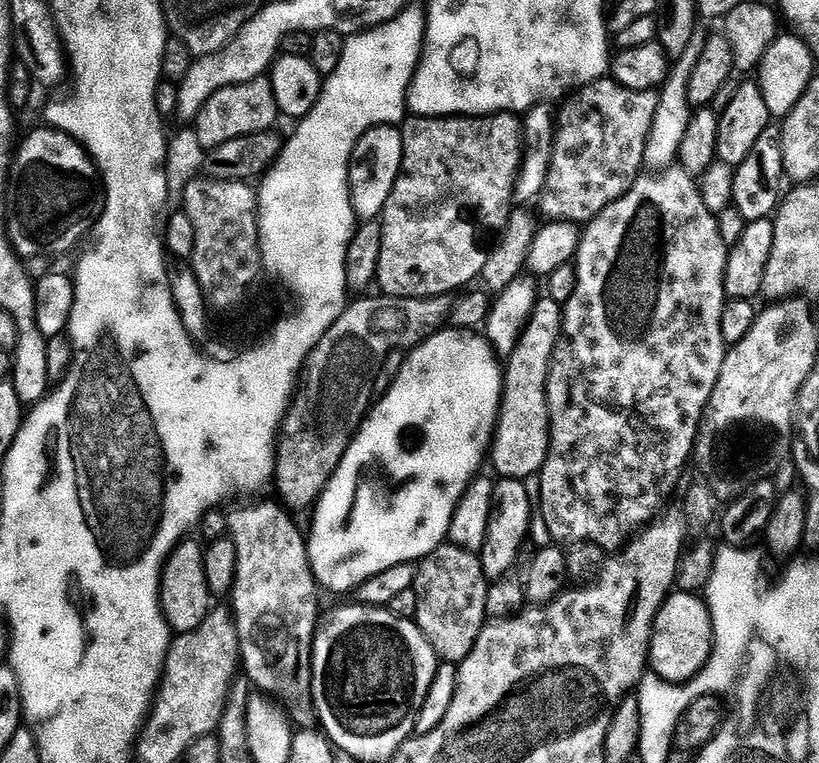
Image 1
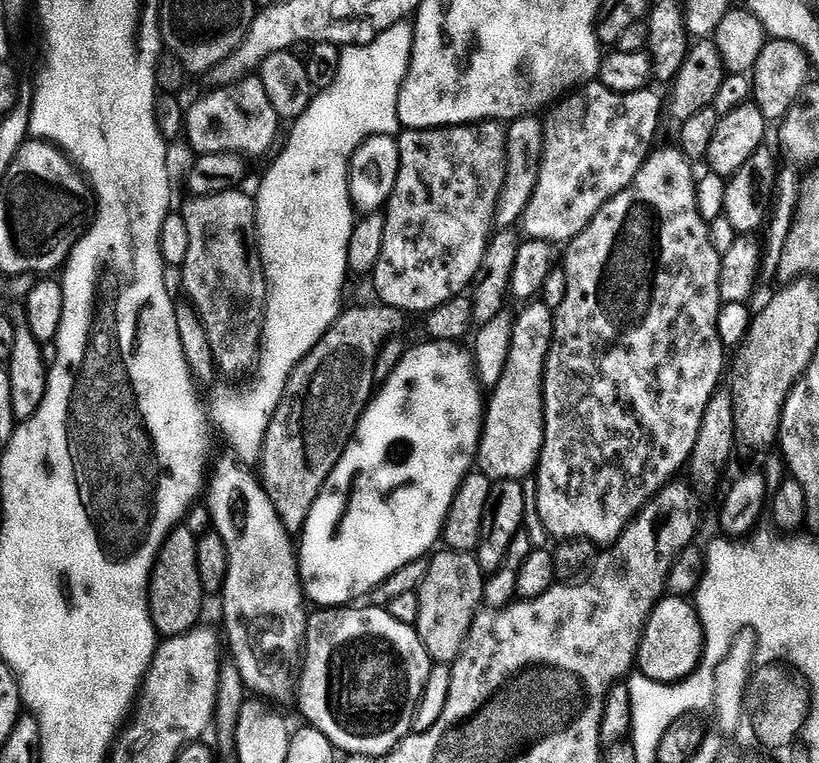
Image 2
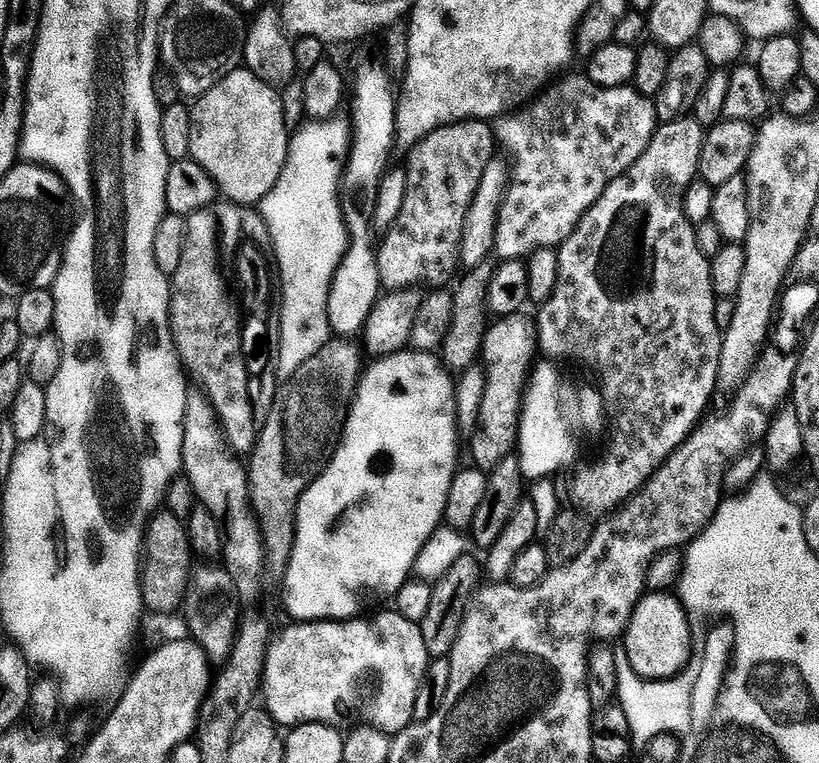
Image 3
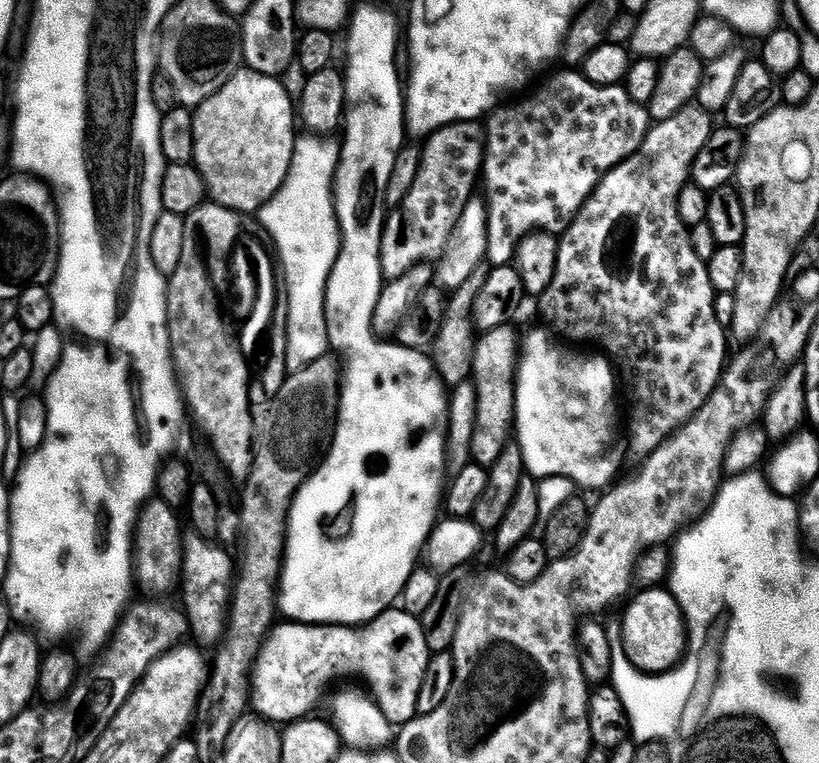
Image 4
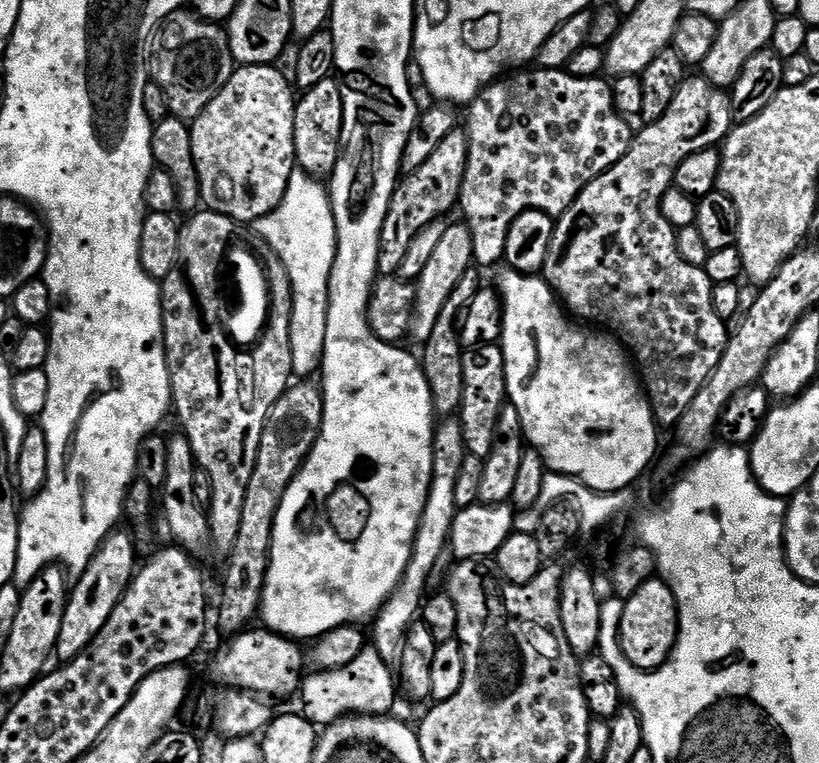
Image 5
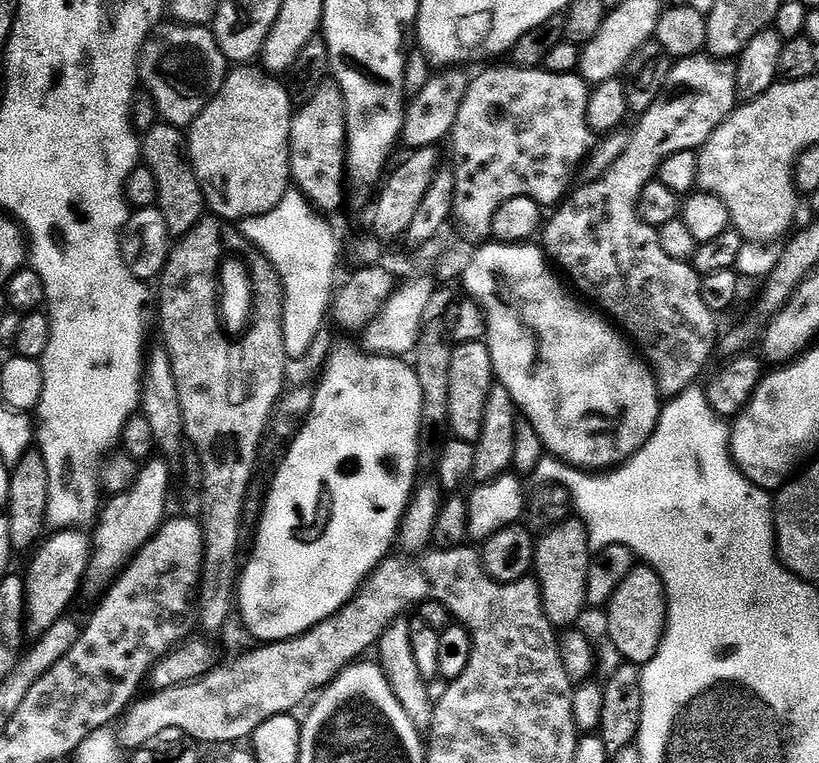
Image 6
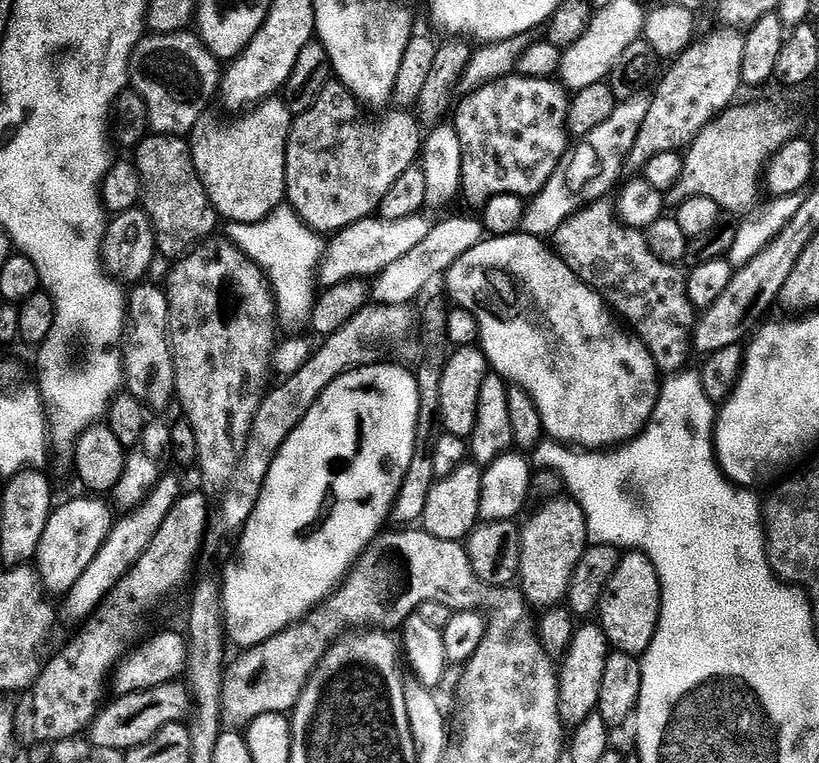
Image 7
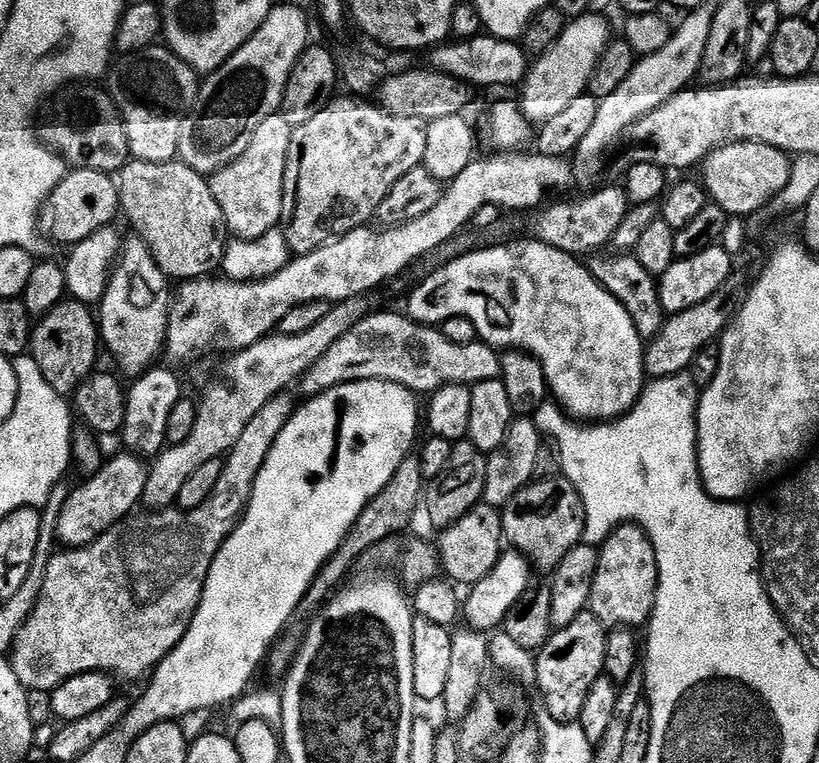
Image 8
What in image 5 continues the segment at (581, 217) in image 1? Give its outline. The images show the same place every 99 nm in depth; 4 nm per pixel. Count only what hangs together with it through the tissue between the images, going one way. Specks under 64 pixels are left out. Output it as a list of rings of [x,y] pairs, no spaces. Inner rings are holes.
[[[537,67],[536,72],[528,71],[532,70],[520,70],[489,84],[466,108],[468,157],[458,212],[464,215],[461,216],[463,223],[468,225],[472,235],[472,259],[484,268],[505,259],[507,232],[523,212],[559,218],[576,201],[578,194],[582,194],[584,187],[613,168],[632,144],[634,128],[612,113],[612,92],[607,79],[574,77],[559,68]]]

